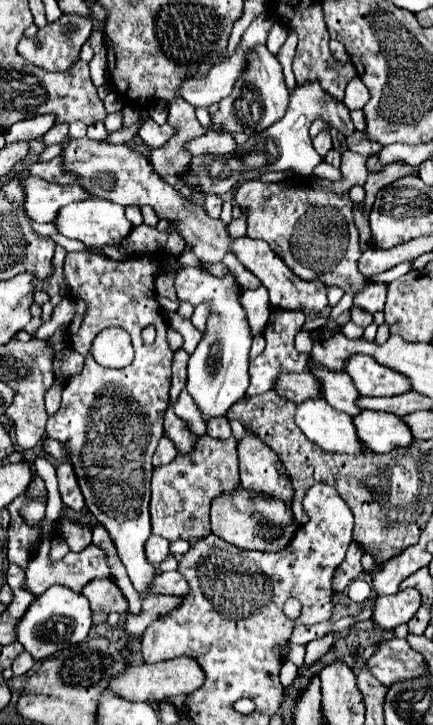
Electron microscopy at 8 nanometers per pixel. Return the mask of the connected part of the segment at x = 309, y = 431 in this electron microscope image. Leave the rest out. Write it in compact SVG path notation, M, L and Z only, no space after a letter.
M324 399L304 401L296 411L296 425L304 435L328 453L356 455L364 453L364 445L356 437L356 427L348 413L332 409Z

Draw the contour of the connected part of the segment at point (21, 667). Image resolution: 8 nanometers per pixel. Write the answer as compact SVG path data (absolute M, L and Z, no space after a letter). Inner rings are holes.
M22 653L16 661L14 661L14 665L12 665L12 673L14 675L24 675L24 673L28 673L32 667L34 667L34 659L32 659L32 655L30 653Z

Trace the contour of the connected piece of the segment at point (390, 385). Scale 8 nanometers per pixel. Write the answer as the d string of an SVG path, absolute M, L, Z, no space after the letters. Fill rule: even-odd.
M368 355L350 357L346 363L346 373L354 379L360 395L400 395L412 391L412 383L404 375L384 369L384 365L372 361Z

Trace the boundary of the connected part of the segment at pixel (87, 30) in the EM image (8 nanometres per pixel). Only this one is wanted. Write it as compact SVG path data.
M62 15L58 21L48 23L46 27L40 29L36 39L32 39L32 45L24 45L24 39L18 43L18 53L26 59L32 61L34 65L48 69L48 71L66 71L80 53L80 47L88 41L92 33L92 19L90 17L80 17L80 15Z

